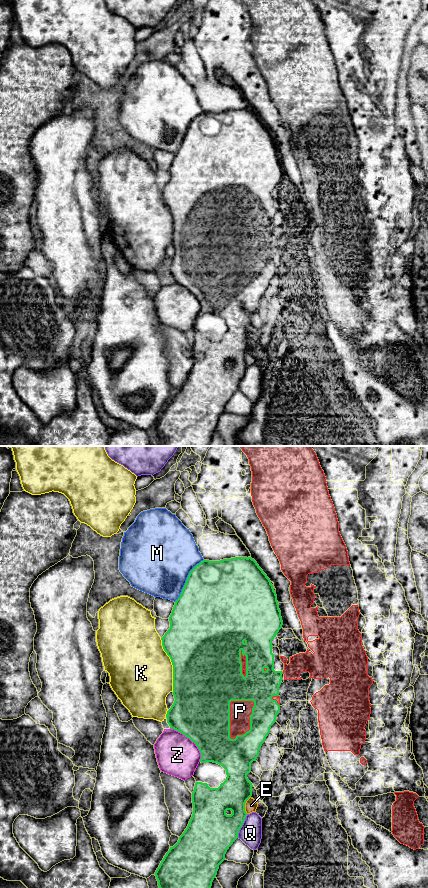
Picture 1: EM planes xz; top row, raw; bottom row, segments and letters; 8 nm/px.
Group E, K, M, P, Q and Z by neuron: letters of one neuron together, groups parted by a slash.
E / K / M / P / Q / Z

